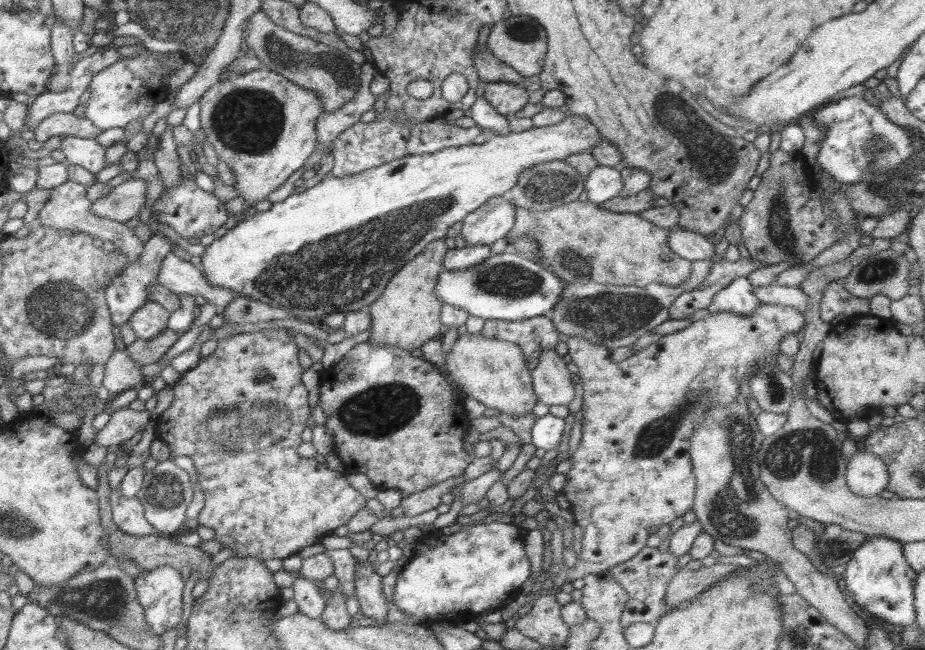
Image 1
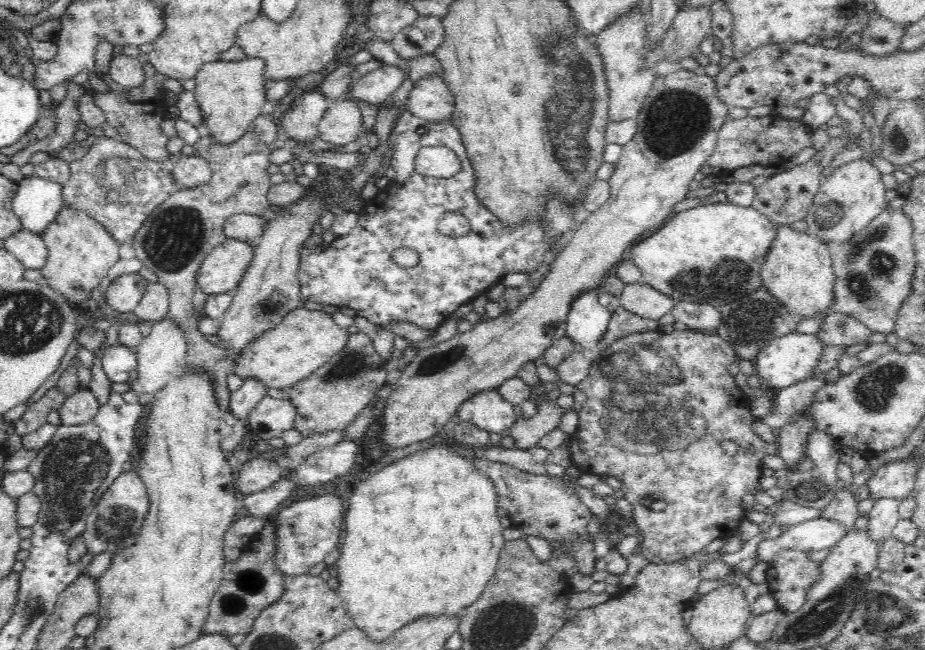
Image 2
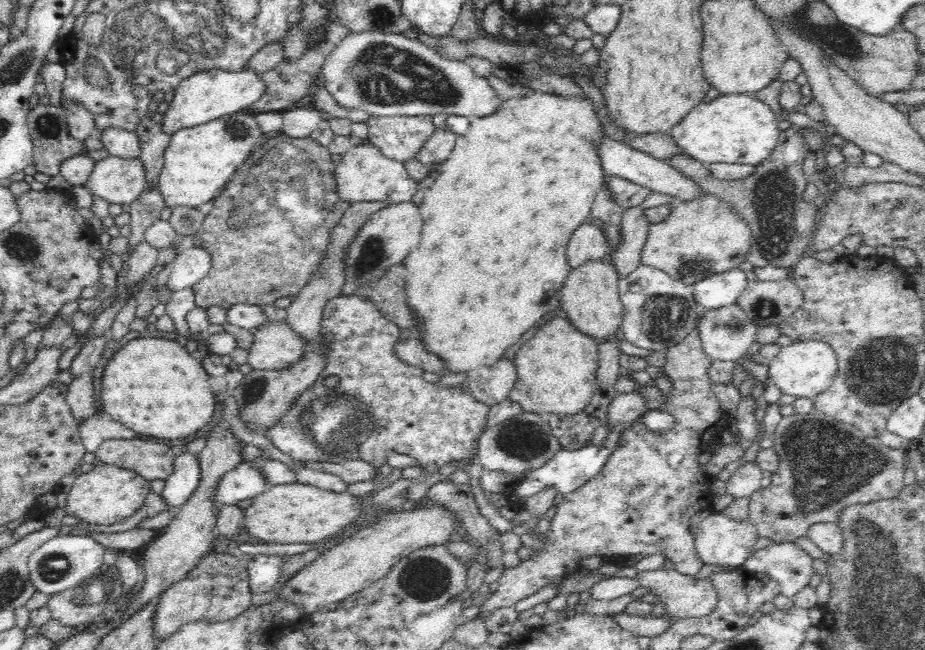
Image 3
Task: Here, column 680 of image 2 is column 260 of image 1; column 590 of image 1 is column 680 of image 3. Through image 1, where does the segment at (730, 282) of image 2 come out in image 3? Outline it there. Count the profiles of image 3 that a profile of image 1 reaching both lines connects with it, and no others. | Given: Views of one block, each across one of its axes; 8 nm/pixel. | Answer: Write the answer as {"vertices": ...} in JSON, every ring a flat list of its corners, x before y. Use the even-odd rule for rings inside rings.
{"vertices":[[734,93,720,94,713,101,694,107,669,134,682,152,701,163,748,163,756,166,770,156,780,132,776,115,768,104,752,93]]}

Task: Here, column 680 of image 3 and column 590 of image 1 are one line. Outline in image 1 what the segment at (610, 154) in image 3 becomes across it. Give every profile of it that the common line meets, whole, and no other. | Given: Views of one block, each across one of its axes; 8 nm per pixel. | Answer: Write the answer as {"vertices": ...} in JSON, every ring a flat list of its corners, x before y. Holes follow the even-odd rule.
{"vertices":[[598,165,585,179,588,201,602,204,621,193,623,180,619,167]]}

